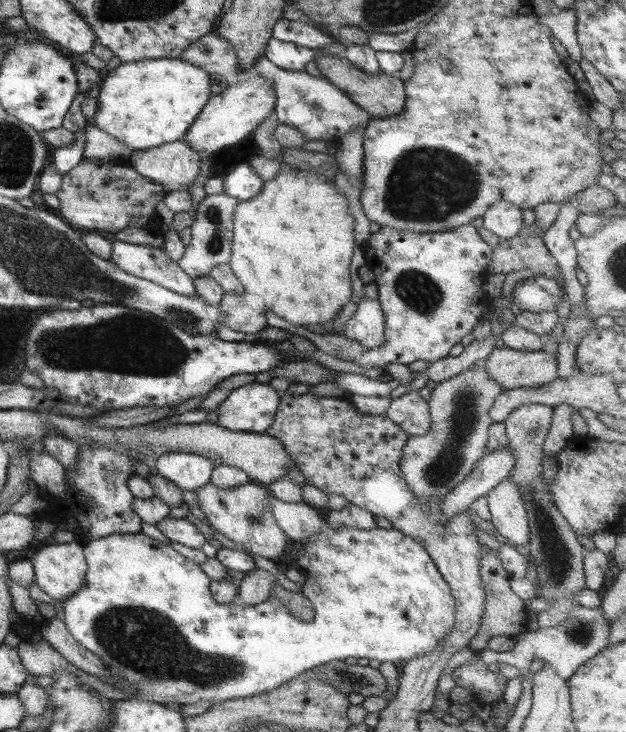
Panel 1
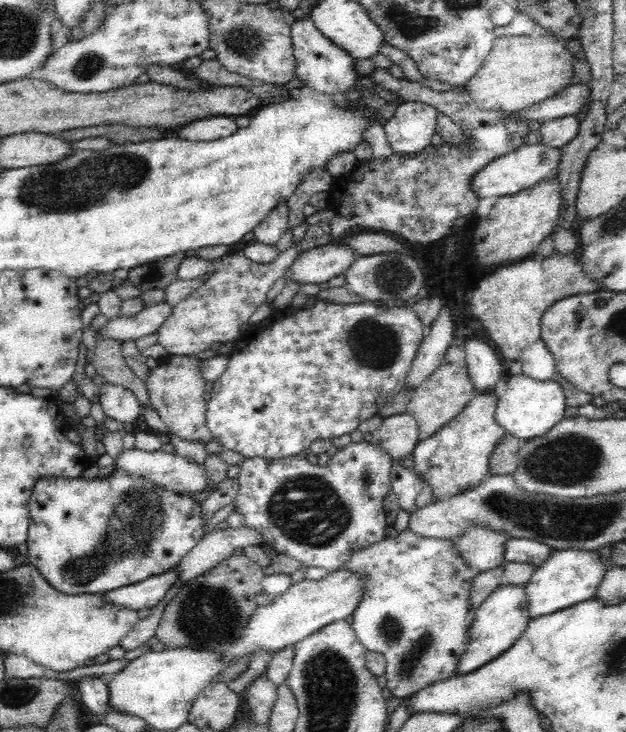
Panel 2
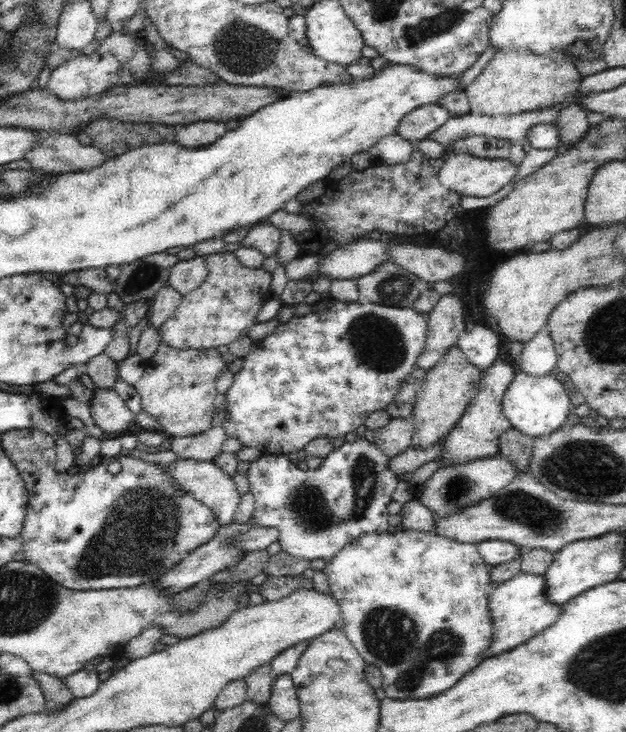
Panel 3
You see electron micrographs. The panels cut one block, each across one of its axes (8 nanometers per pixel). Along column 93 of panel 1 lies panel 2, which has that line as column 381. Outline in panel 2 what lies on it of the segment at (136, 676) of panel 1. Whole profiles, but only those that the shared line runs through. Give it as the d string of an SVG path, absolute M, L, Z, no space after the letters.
M406 529L400 533L391 533L384 538L384 540L380 540L380 542L376 542L376 544L372 544L372 546L354 550L354 554L348 558L346 566L342 569L346 569L346 571L358 571L358 573L362 573L362 575L367 578L364 595L360 600L360 604L356 606L356 610L354 610L352 614L353 620L351 625L352 629L354 629L354 633L356 633L356 637L358 637L358 641L360 641L360 644L364 645L367 651L382 653L382 655L386 657L387 665L385 668L385 677L387 680L387 687L396 698L401 700L408 696L412 696L425 686L454 676L459 656L465 651L465 646L467 645L469 626L471 625L471 618L474 613L469 606L470 590L472 590L472 580L474 580L478 572L477 570L472 570L464 562L464 559L461 557L461 554L457 552L451 540L424 538Z

